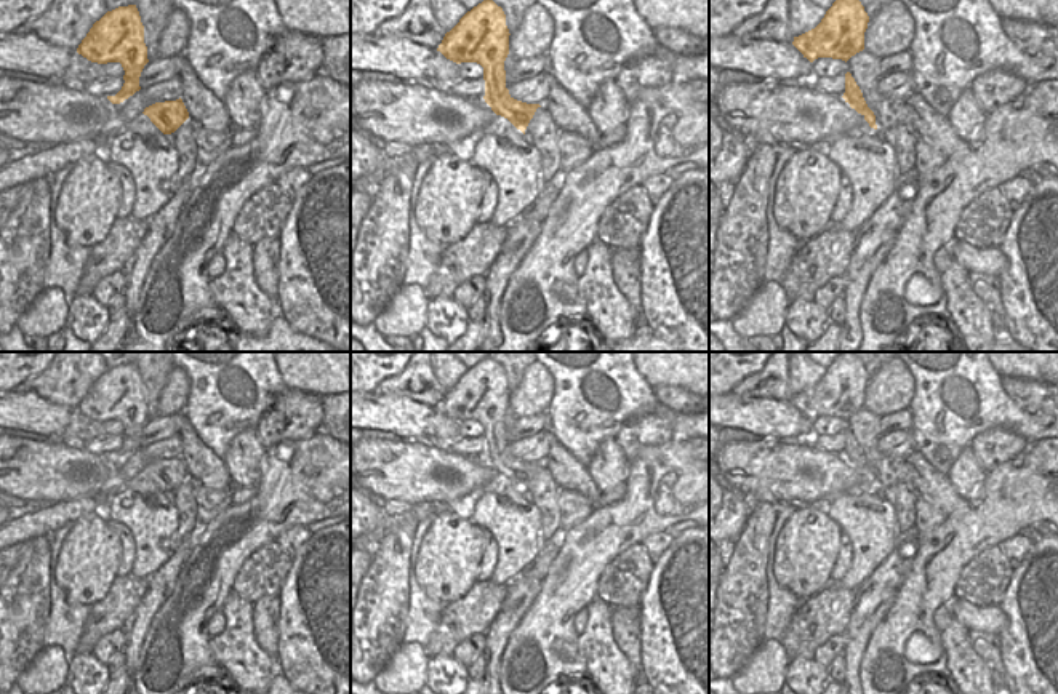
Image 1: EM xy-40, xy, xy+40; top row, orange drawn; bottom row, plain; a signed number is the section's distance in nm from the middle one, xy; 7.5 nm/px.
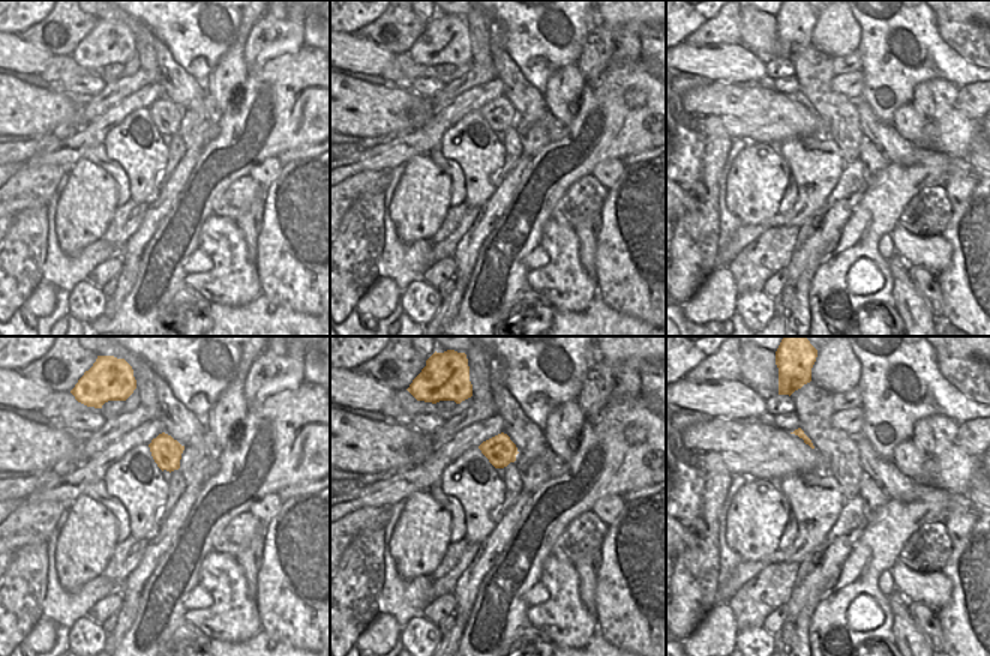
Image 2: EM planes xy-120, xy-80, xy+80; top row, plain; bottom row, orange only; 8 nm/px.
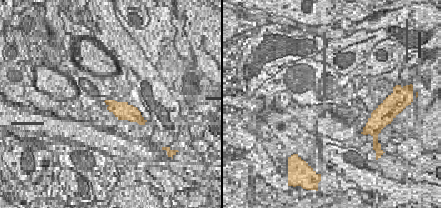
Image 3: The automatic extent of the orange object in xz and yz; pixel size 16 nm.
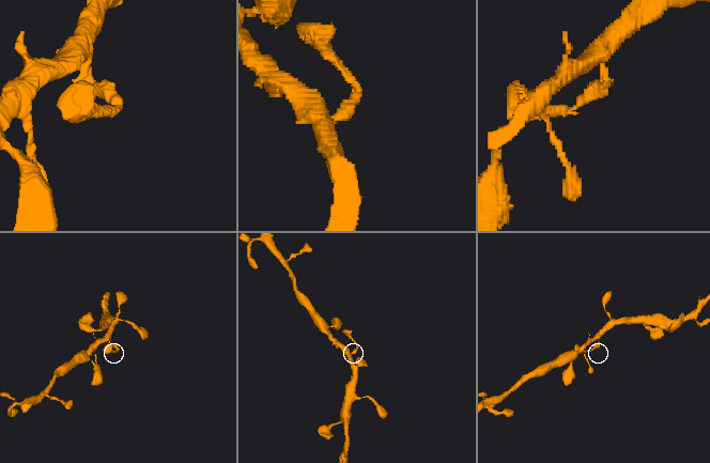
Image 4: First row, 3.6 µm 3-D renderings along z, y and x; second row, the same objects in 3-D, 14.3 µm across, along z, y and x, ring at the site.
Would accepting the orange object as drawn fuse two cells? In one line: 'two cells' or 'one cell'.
one cell

